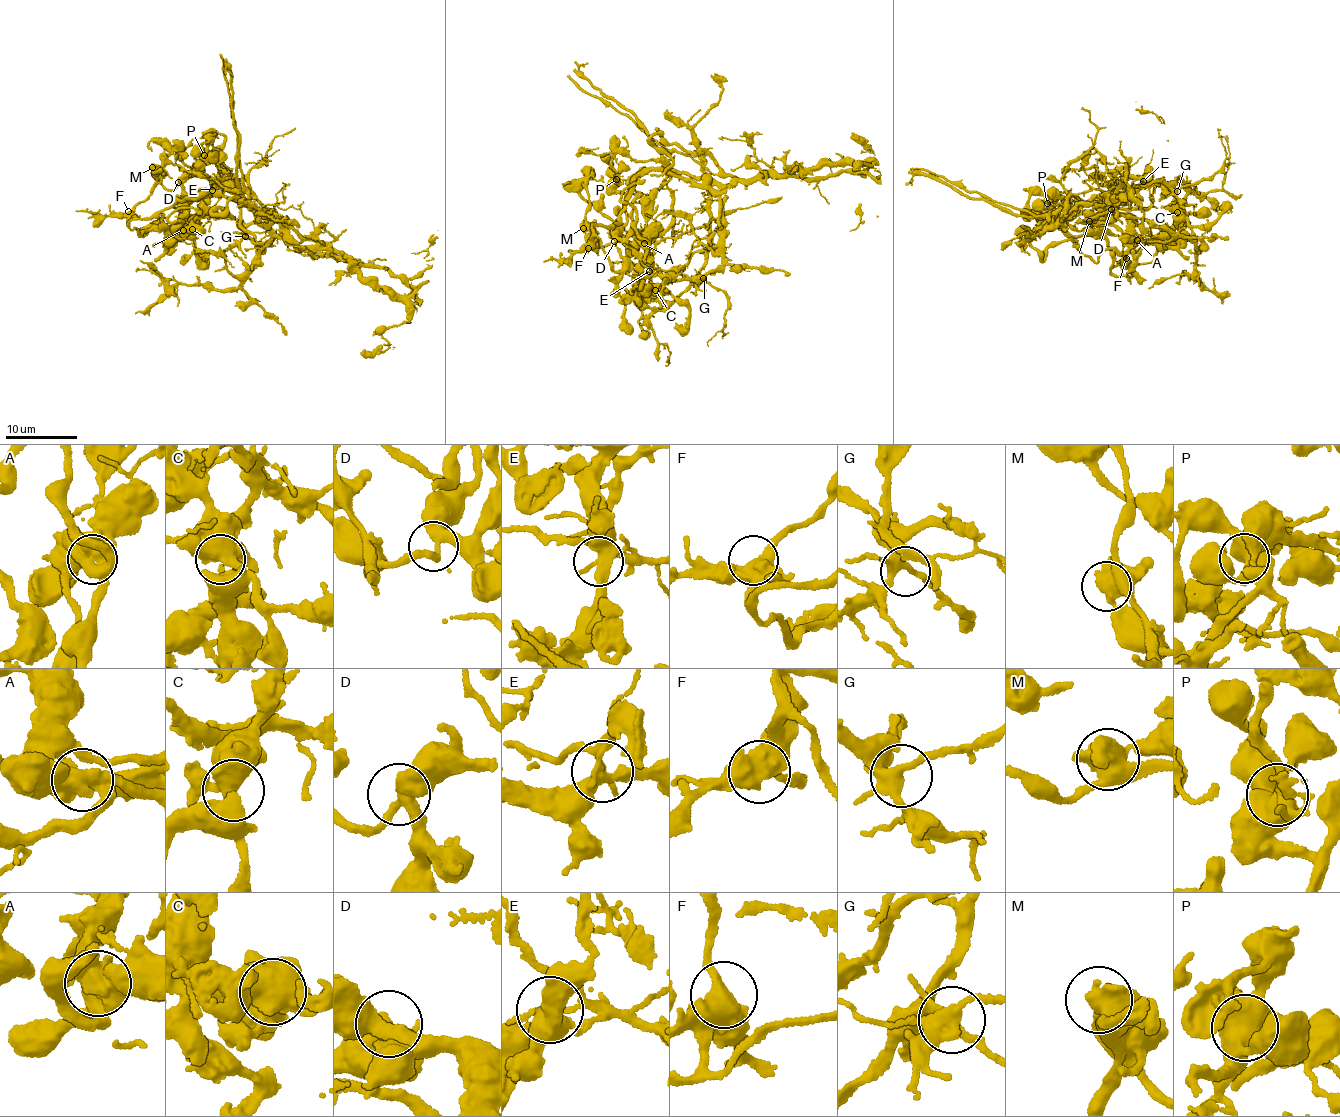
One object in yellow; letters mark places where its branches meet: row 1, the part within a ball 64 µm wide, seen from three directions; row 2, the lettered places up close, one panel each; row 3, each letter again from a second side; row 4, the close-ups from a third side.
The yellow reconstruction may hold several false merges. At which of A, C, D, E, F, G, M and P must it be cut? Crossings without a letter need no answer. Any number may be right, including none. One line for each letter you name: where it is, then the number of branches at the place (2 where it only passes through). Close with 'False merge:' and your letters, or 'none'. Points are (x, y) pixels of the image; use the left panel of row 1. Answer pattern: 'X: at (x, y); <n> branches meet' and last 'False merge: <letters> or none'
A: at (183, 230); 4 branches meet
E: at (212, 190); 5 branches meet
M: at (152, 167); 4 branches meet
False merge: A, E, M

